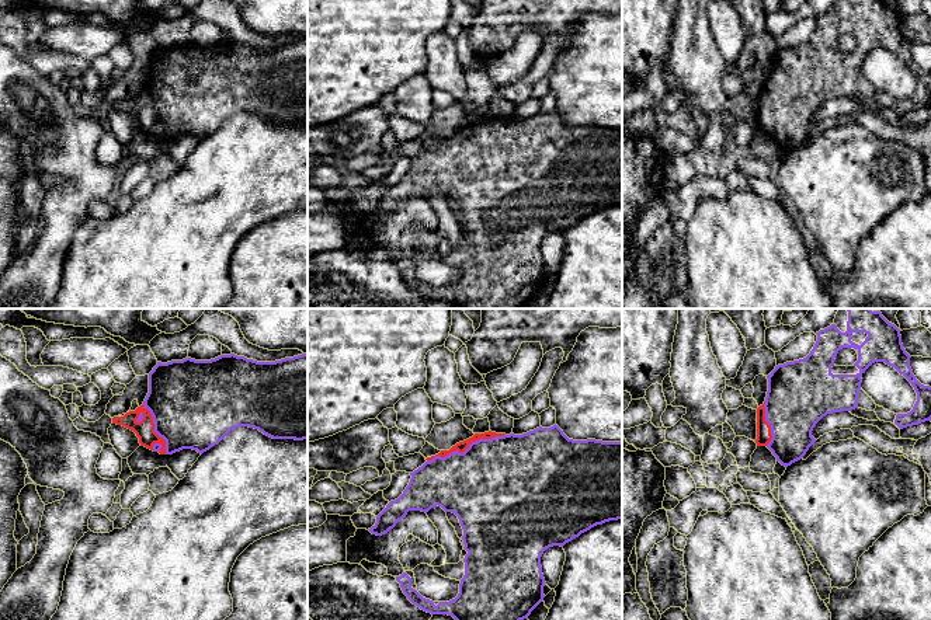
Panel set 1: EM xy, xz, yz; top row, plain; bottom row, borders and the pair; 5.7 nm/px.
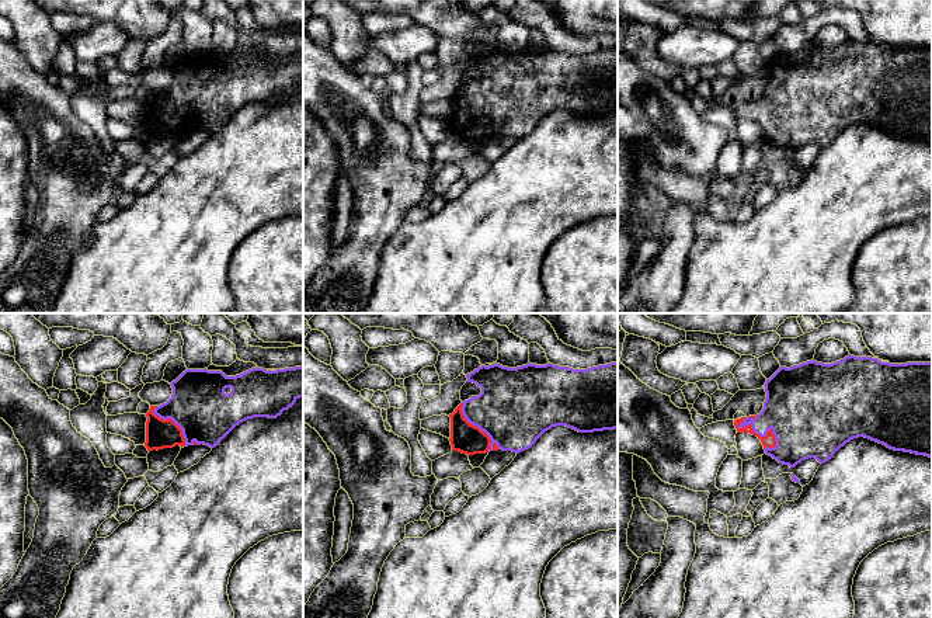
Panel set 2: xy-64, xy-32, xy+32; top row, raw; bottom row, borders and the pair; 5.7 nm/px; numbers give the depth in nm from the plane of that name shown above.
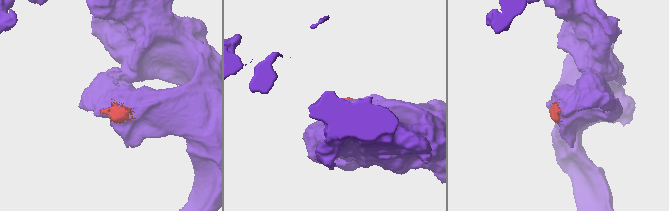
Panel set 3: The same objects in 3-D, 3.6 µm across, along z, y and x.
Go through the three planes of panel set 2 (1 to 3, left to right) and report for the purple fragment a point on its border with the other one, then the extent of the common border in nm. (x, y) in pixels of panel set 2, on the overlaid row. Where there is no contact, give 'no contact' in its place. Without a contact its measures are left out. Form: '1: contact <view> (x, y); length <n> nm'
1: contact xy-64 (171, 420); length 280 nm
2: contact xy-32 (475, 426); length 340 nm
3: contact xy+32 (760, 436); length 260 nm

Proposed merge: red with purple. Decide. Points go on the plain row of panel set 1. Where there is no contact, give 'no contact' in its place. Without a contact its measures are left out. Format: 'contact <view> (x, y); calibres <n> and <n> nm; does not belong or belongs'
contact xz (465, 135); calibres 60 and 500 nm; belongs

